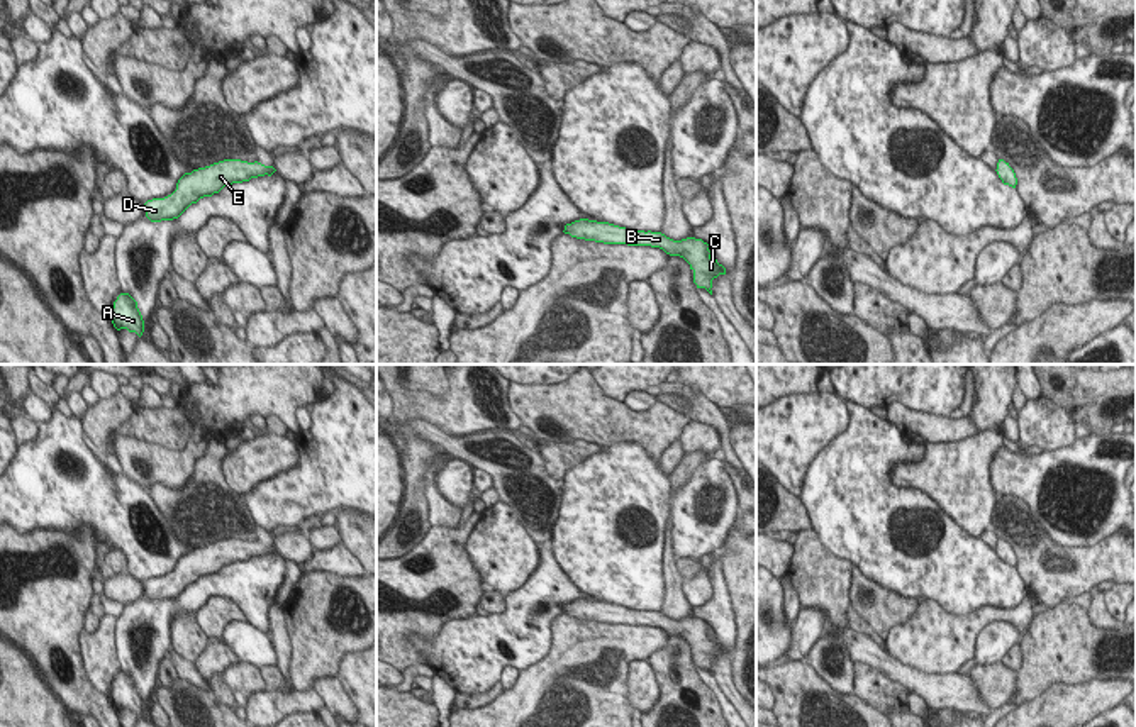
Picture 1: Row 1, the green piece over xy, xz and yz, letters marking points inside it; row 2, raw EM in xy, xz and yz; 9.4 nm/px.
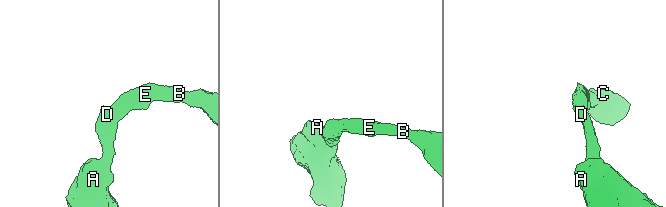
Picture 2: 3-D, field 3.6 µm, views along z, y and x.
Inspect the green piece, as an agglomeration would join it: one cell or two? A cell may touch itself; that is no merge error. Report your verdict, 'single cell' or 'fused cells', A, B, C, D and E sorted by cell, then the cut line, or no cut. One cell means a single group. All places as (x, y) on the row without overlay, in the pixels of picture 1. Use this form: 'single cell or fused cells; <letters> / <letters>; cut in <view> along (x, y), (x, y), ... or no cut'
single cell; A B C D E; no cut

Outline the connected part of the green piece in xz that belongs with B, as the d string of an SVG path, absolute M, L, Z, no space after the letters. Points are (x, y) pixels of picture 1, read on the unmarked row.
M580 598L566 603L563 612L576 619L604 624L660 627L670 635L680 635L690 644L697 668L705 668L710 674L712 659L719 654L726 654L726 647L719 644L717 639L710 639L714 632L709 629L710 625L702 619L687 617L682 620L673 620L661 612L632 610L609 602L597 602L588 598Z

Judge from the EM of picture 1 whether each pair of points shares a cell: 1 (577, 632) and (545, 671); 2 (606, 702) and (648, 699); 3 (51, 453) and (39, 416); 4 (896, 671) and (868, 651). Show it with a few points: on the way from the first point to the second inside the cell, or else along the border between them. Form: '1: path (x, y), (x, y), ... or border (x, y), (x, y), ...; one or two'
1: path (573, 643), (555, 661); one
2: border (629, 661), (626, 687), (628, 700), (634, 707); two
3: border (56, 414), (39, 424); two
4: path (889, 666), (875, 656); one

